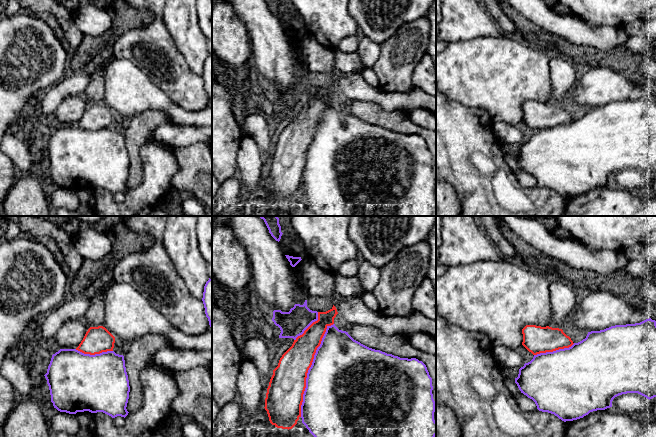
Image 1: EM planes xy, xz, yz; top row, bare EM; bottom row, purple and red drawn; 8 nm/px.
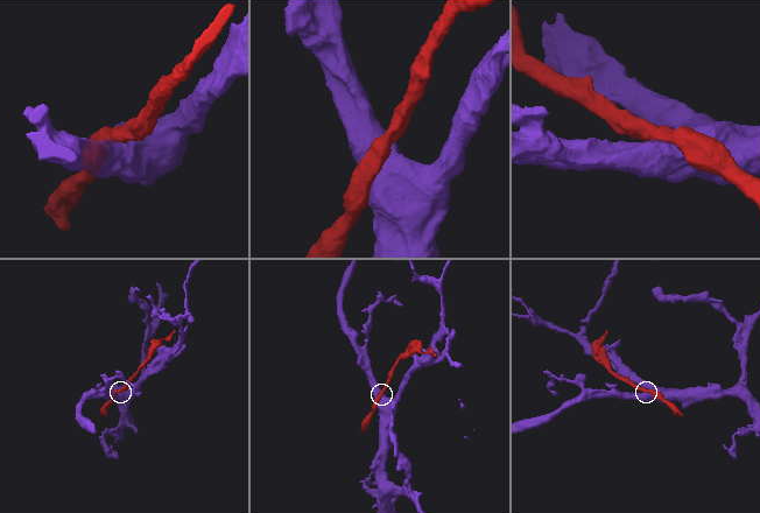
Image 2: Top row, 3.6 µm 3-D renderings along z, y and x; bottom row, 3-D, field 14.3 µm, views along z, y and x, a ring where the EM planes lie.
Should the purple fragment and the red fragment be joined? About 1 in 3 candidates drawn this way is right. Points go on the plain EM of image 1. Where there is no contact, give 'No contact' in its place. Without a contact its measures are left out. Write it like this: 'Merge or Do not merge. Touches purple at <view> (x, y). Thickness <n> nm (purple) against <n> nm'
Do not merge. Touches purple at xz (309, 145). Thickness 500 nm (purple) against 280 nm

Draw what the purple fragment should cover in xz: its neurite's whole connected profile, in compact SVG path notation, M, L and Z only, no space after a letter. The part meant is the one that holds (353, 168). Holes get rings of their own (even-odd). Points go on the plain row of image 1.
M333 100L327 102L307 149L301 181L302 199L316 216L434 216L432 166L432 154L422 137L369 124Z

